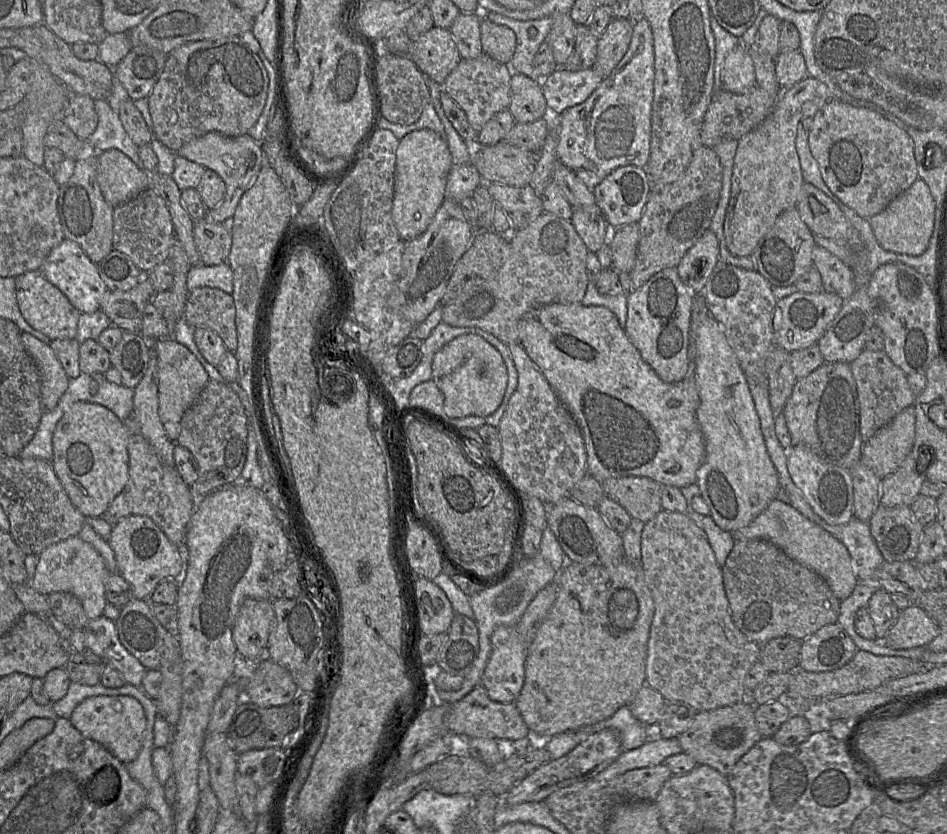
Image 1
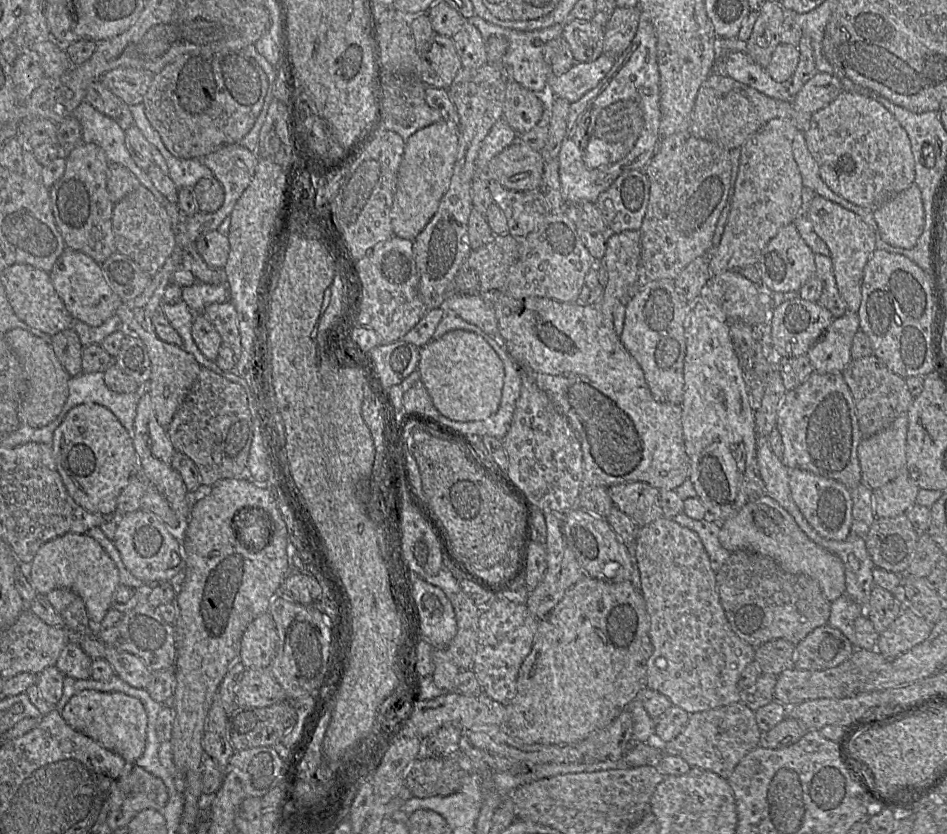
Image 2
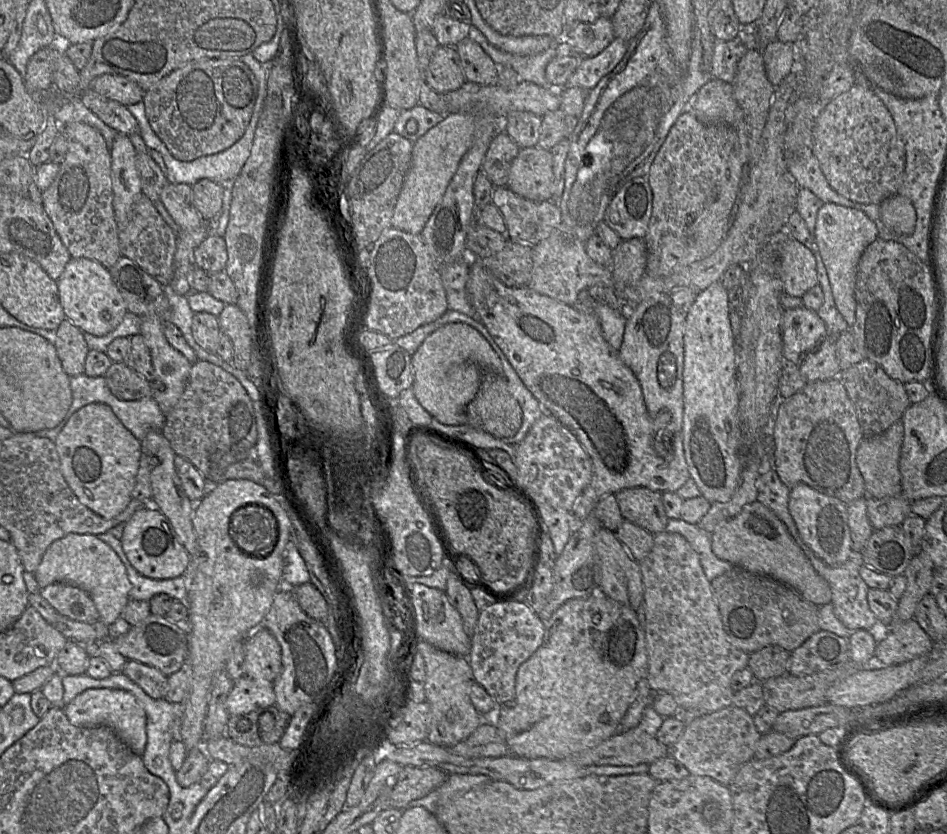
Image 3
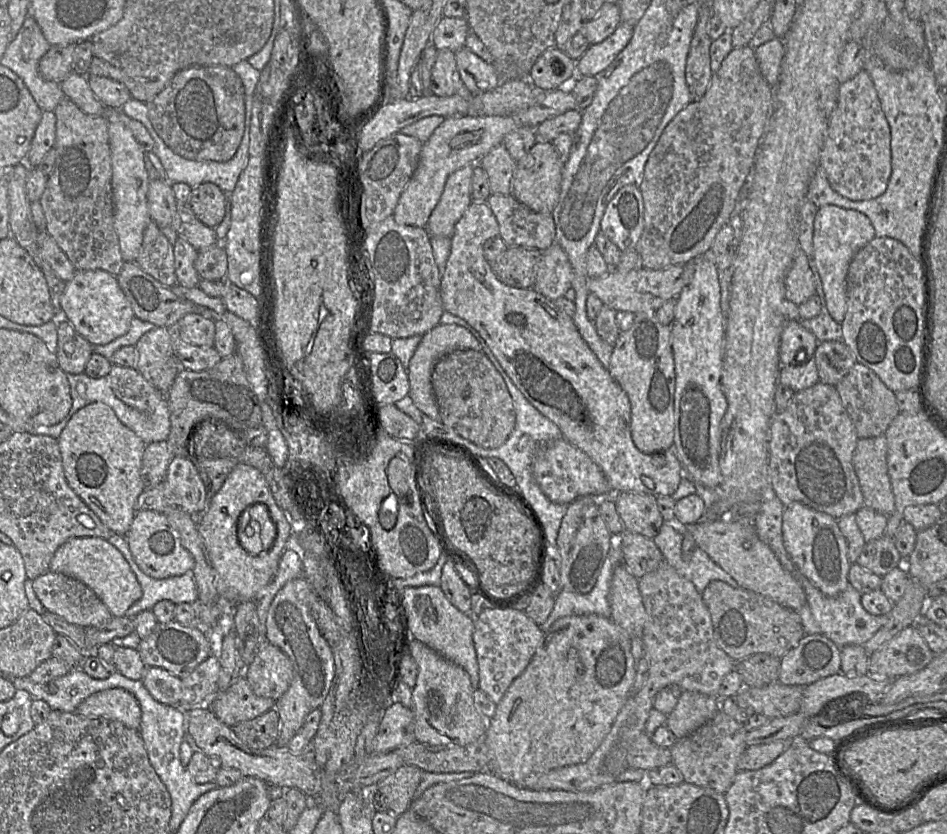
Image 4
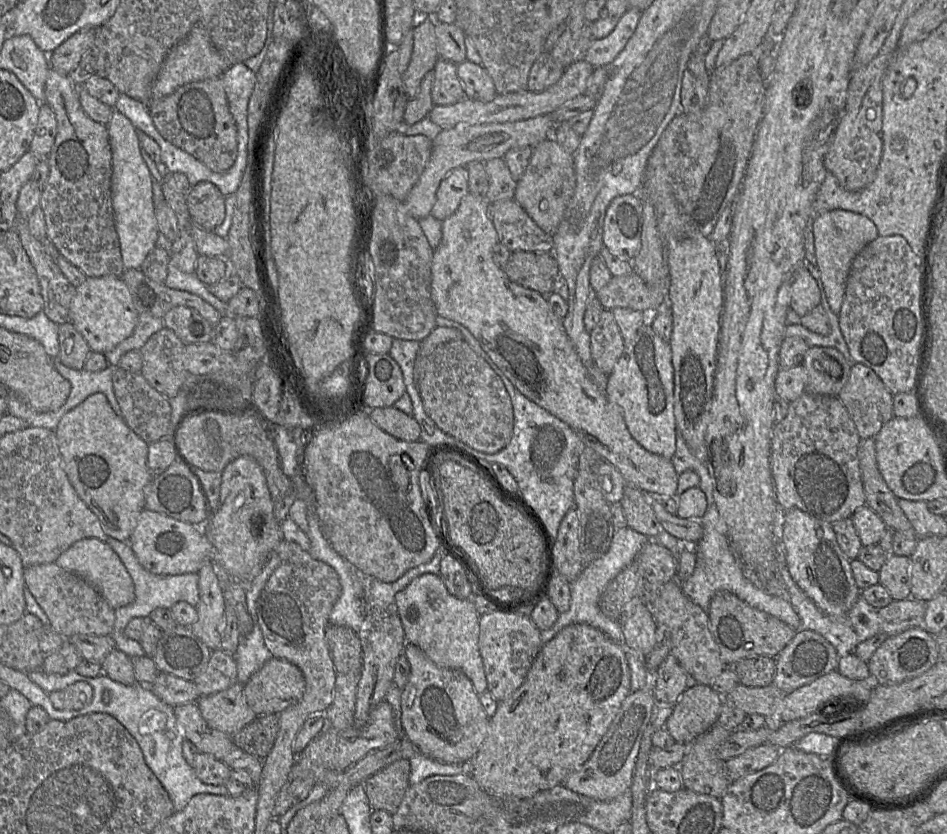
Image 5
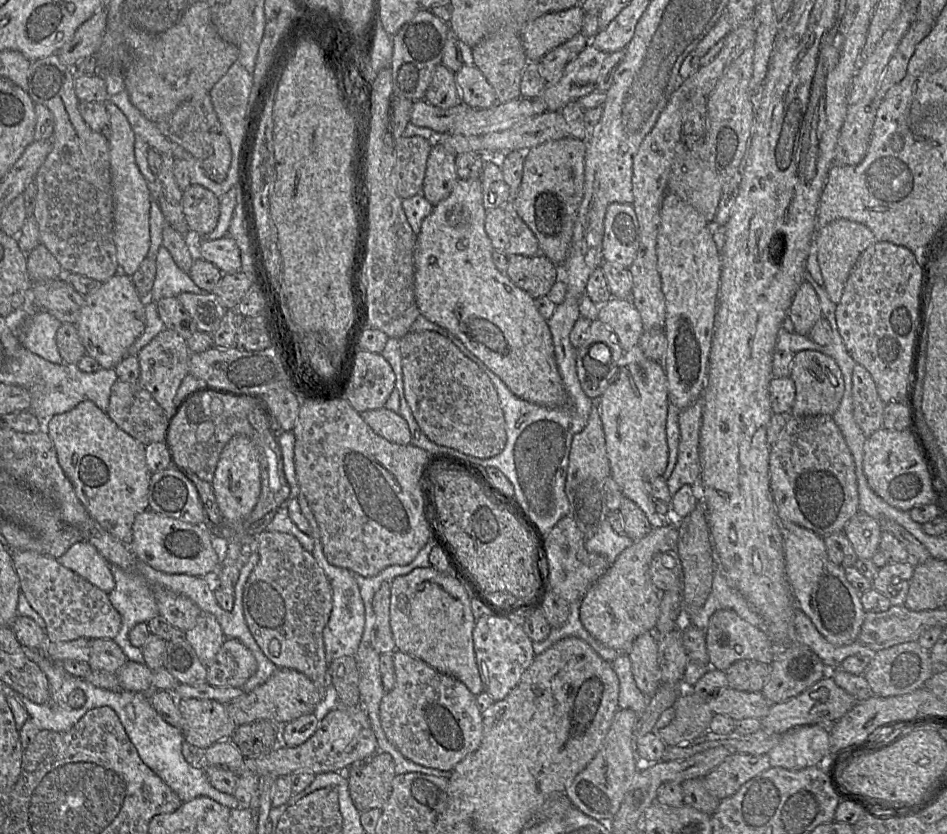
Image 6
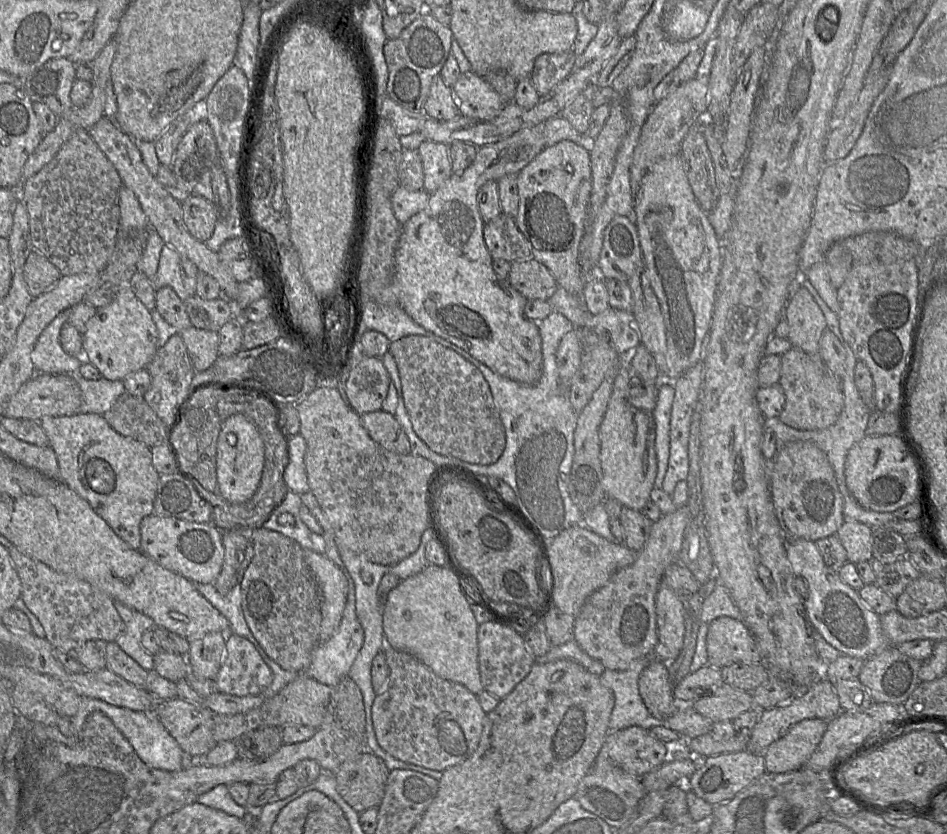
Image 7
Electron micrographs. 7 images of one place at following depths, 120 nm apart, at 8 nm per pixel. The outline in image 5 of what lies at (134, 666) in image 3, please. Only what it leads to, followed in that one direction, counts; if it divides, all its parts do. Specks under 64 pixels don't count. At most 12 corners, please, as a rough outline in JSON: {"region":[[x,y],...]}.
{"region":[[159,672],[149,689],[172,707],[197,702],[193,681]]}

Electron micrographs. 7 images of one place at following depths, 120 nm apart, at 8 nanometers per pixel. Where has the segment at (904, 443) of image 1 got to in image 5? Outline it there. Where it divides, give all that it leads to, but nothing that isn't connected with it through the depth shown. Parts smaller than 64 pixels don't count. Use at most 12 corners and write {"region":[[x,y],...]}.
{"region":[[874,437],[858,459],[866,504],[894,531],[911,523],[883,479]]}

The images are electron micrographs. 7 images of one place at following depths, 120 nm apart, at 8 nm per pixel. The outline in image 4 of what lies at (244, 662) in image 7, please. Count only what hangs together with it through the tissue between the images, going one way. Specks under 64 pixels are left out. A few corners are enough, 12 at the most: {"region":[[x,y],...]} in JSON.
{"region":[[213,652],[181,678],[177,706],[191,709],[218,692],[220,662]]}

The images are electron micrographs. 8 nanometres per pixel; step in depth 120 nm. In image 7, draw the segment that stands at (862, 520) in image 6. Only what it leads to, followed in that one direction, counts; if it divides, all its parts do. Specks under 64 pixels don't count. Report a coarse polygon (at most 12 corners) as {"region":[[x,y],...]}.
{"region":[[845,520],[836,532],[848,562],[872,558],[872,528]]}

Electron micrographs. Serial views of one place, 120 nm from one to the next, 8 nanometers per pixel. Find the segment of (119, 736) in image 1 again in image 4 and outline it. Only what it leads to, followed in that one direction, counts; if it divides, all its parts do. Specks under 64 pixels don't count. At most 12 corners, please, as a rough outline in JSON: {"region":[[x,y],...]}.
{"region":[[122,688],[90,695],[74,713],[117,720],[136,731],[137,699]]}

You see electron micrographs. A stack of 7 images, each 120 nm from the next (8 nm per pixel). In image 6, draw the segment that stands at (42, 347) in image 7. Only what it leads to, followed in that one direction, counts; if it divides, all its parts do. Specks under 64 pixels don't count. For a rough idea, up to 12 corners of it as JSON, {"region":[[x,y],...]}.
{"region":[[45,311],[22,322],[17,336],[30,352],[55,364],[61,322]]}

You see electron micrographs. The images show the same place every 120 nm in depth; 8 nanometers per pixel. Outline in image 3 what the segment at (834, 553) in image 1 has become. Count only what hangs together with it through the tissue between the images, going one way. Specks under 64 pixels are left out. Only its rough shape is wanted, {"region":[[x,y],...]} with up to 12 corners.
{"region":[[758,501],[711,533],[719,559],[818,607],[828,582]]}

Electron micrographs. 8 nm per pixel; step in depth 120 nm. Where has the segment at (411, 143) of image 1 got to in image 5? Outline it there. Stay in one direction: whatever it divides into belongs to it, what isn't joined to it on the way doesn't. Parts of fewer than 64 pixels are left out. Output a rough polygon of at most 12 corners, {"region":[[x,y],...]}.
{"region":[[551,115],[442,129],[404,201],[431,213],[442,180],[472,161],[554,136]]}

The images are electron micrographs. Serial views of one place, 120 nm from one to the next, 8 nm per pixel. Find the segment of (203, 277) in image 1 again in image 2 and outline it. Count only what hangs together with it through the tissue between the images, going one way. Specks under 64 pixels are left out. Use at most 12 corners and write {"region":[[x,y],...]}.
{"region":[[196,281],[183,287],[182,301],[194,313],[230,301],[225,283]]}

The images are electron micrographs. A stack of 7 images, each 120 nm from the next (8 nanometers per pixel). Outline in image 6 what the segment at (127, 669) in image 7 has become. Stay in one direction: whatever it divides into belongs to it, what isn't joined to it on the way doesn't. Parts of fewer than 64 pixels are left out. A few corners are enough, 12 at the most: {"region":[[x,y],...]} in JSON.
{"region":[[90,639],[89,664],[117,672],[128,660],[112,639]]}

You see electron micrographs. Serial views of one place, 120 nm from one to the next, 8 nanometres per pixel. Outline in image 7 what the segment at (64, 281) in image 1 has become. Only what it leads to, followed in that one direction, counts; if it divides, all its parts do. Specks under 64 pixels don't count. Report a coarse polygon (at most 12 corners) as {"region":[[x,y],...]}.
{"region":[[128,284],[97,308],[83,357],[108,380],[146,368],[157,328]]}

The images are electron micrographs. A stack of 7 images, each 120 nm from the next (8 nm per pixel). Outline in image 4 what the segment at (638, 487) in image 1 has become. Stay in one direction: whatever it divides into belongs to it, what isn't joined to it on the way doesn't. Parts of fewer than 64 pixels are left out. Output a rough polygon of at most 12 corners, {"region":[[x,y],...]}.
{"region":[[656,496],[613,499],[626,530],[651,539],[665,520]]}

